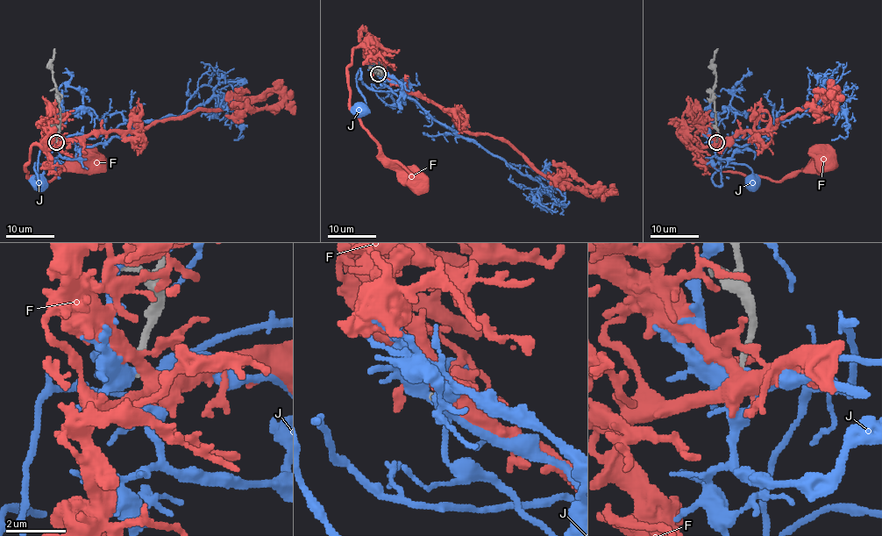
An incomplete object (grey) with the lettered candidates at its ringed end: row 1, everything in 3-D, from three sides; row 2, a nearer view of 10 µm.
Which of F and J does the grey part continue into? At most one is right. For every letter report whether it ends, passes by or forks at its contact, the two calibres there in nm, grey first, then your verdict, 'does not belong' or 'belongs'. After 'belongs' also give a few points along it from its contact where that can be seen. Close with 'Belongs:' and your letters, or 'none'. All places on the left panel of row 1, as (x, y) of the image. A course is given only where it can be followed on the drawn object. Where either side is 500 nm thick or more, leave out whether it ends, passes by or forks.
F: it forks | 220/400 nm | does not belong
J: it forks | 200/320 nm | does not belong
Belongs: none

